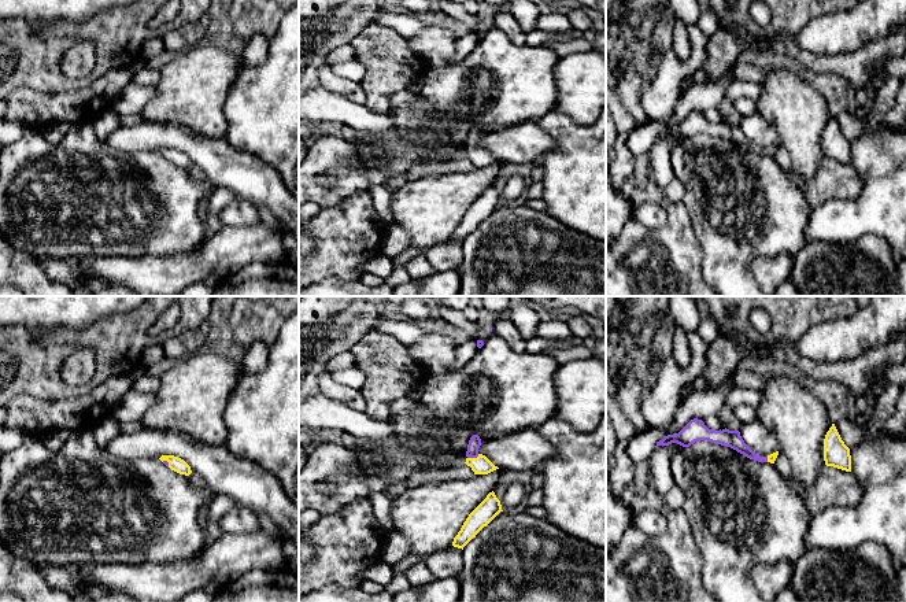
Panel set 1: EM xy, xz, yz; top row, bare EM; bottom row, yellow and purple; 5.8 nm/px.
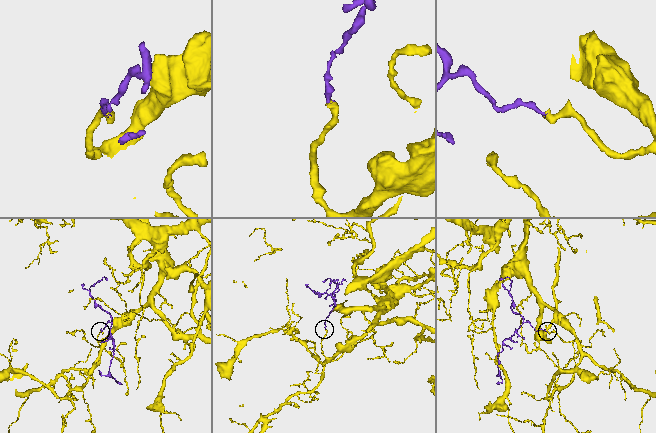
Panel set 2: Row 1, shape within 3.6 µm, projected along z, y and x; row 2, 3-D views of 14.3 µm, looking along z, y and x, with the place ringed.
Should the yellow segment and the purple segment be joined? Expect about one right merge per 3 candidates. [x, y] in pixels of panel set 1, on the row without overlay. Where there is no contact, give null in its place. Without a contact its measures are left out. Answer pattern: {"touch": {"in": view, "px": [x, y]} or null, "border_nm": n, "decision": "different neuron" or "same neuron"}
{"touch": {"in": "xz", "px": [473, 151]}, "border_nm": 80, "decision": "same neuron"}

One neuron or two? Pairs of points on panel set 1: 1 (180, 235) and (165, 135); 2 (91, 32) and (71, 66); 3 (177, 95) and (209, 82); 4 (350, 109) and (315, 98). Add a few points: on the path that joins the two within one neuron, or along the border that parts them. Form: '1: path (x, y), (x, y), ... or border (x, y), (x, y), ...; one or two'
1: border (158, 151), (125, 152); two
2: border (95, 44), (80, 40), (69, 47), (60, 59); two
3: path (185, 95), (200, 82); one
4: path (341, 109), (324, 106); one

